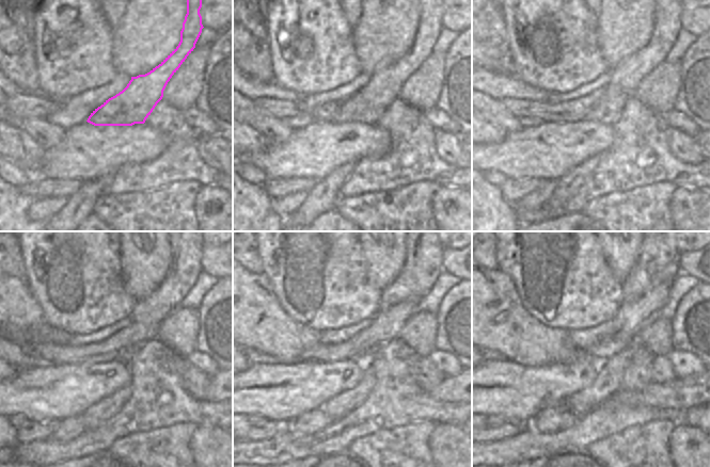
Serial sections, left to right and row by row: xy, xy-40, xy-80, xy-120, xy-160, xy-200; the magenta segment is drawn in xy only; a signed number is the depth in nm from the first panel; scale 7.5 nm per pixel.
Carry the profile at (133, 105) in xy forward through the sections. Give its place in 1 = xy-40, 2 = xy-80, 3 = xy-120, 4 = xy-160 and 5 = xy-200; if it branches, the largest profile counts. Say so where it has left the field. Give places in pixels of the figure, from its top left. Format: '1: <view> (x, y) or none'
1: xy-40 (367, 106)
2: xy-80 (625, 78)
3: xy-120 (186, 266)
4: xy-160 (424, 262)
5: xy-200 (657, 263)

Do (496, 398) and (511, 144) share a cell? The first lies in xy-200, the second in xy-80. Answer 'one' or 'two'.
one

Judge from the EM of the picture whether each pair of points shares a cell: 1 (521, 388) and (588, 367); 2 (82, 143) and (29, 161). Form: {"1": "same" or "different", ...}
{"1": "same", "2": "different"}

